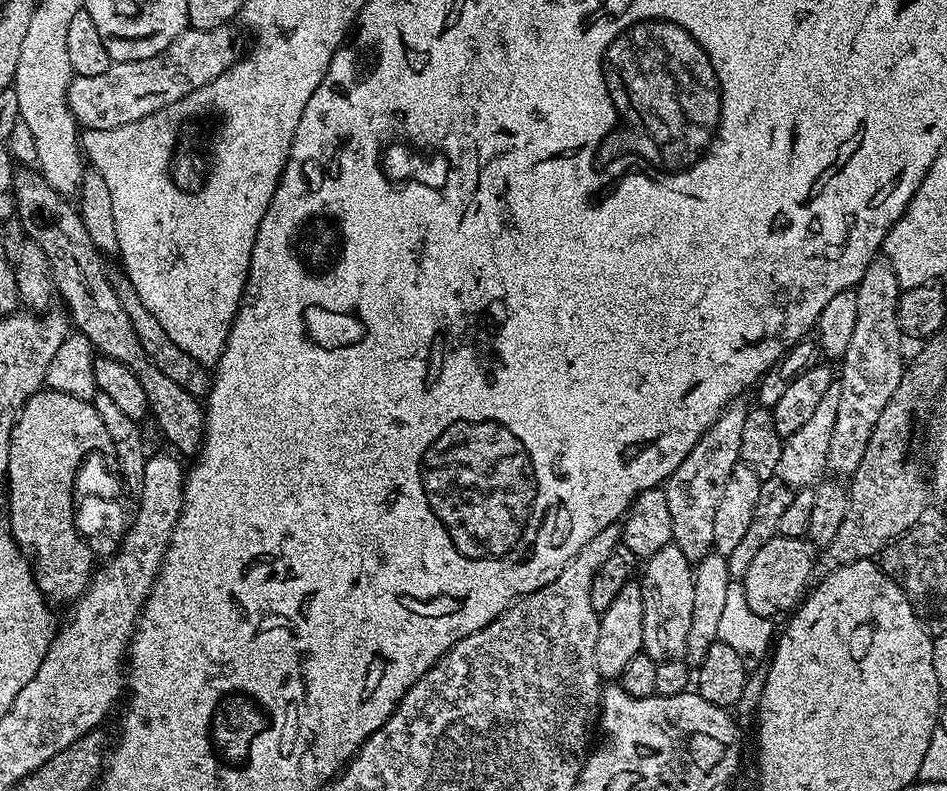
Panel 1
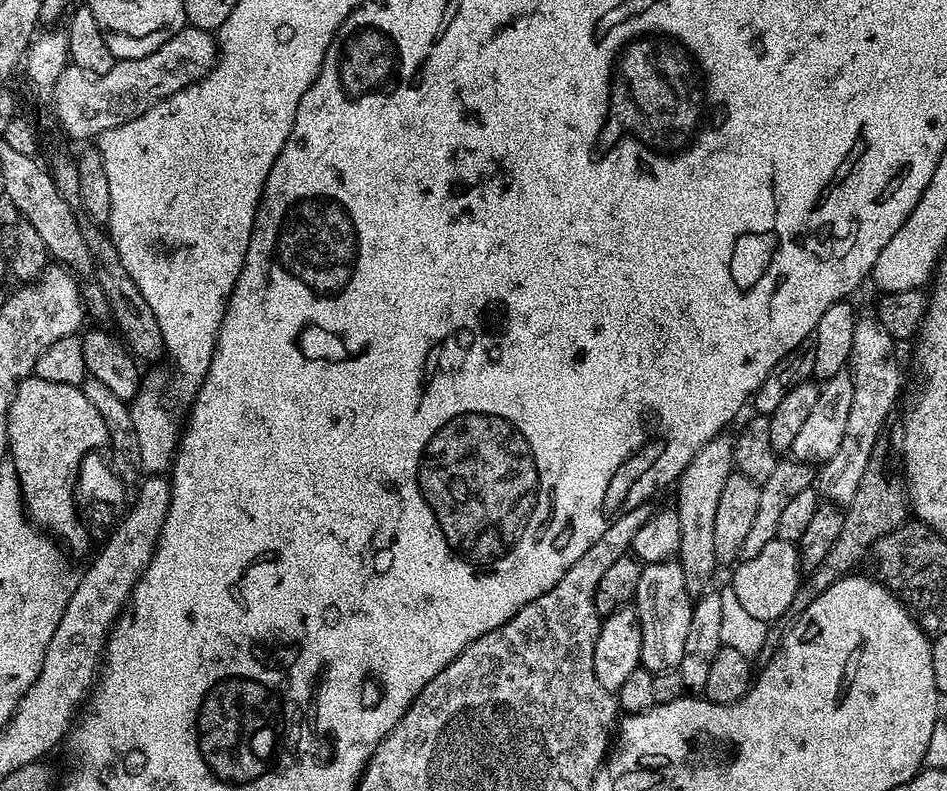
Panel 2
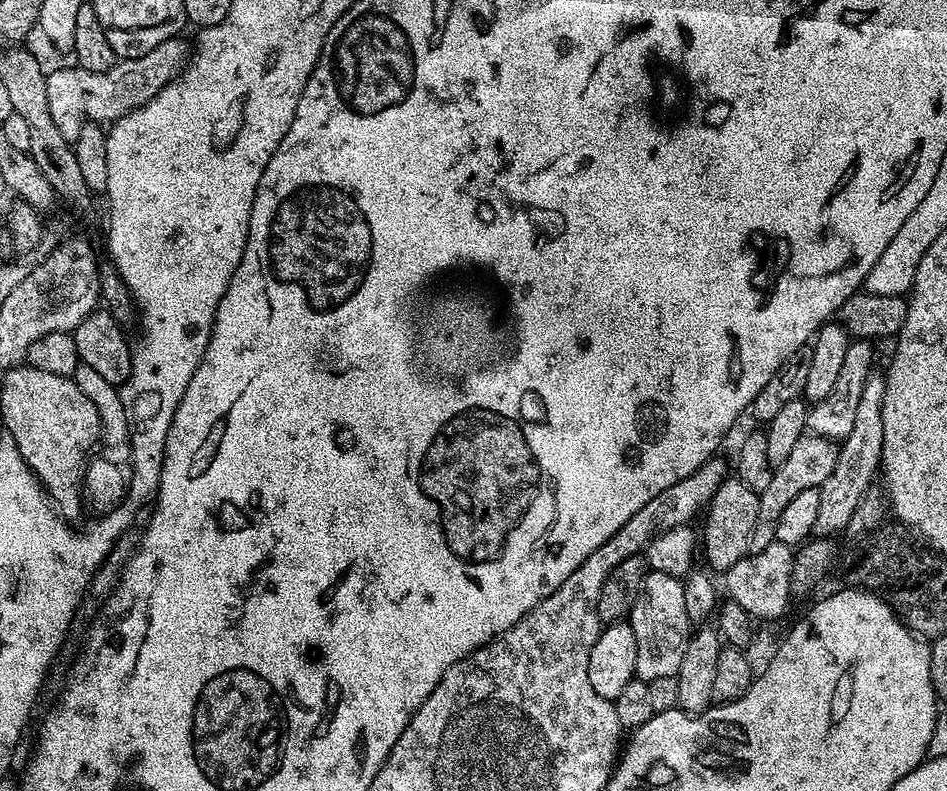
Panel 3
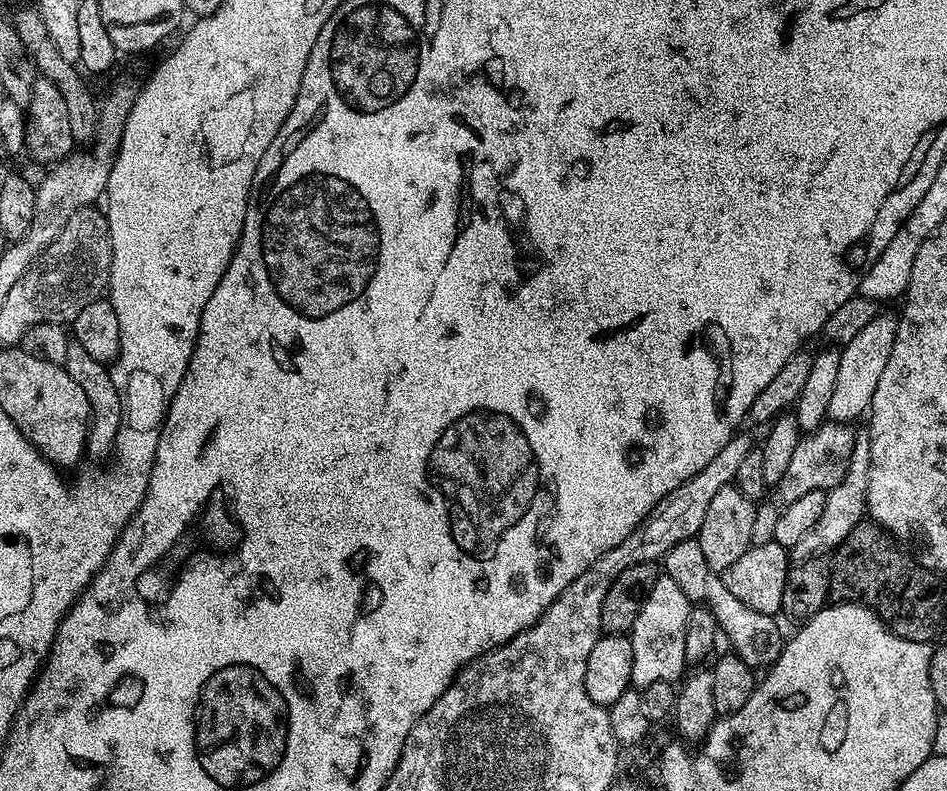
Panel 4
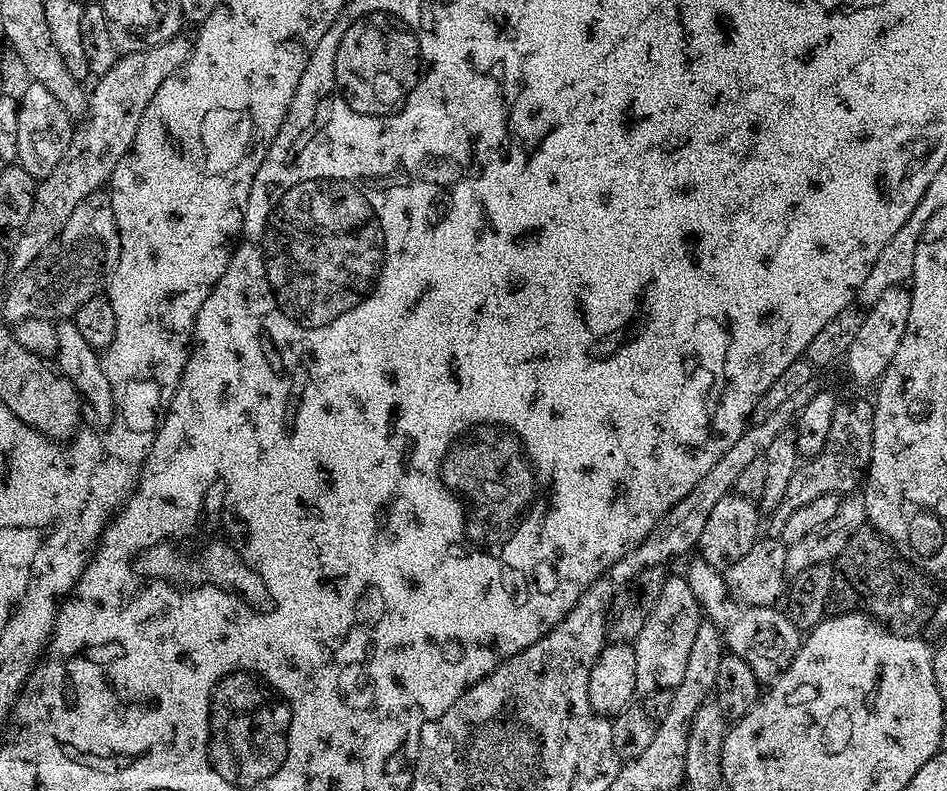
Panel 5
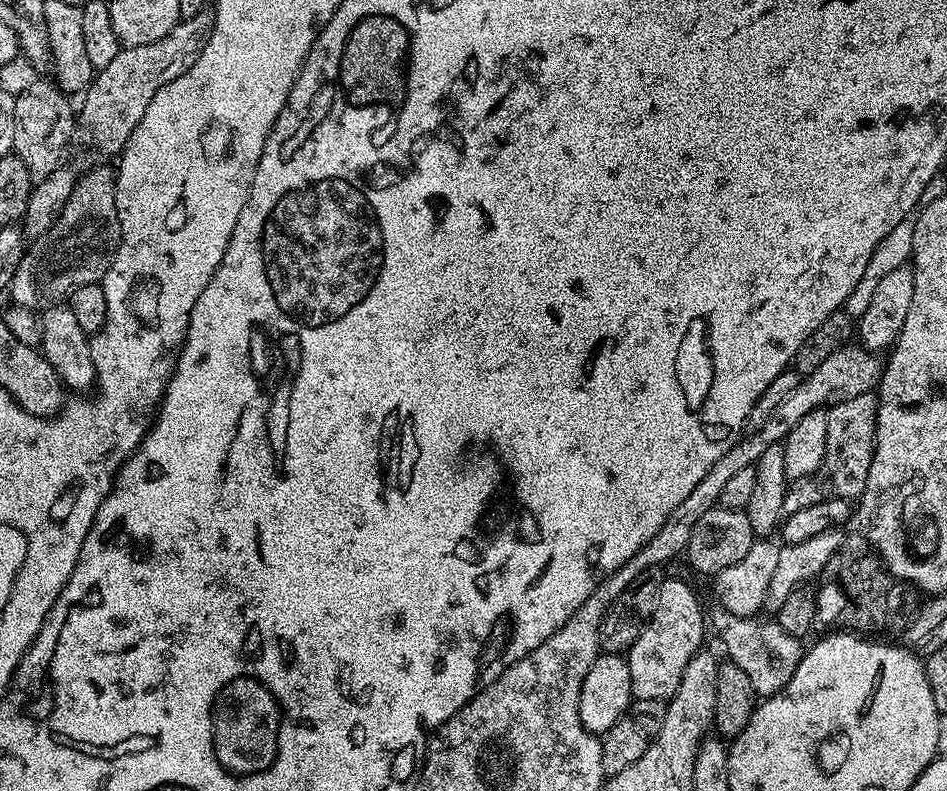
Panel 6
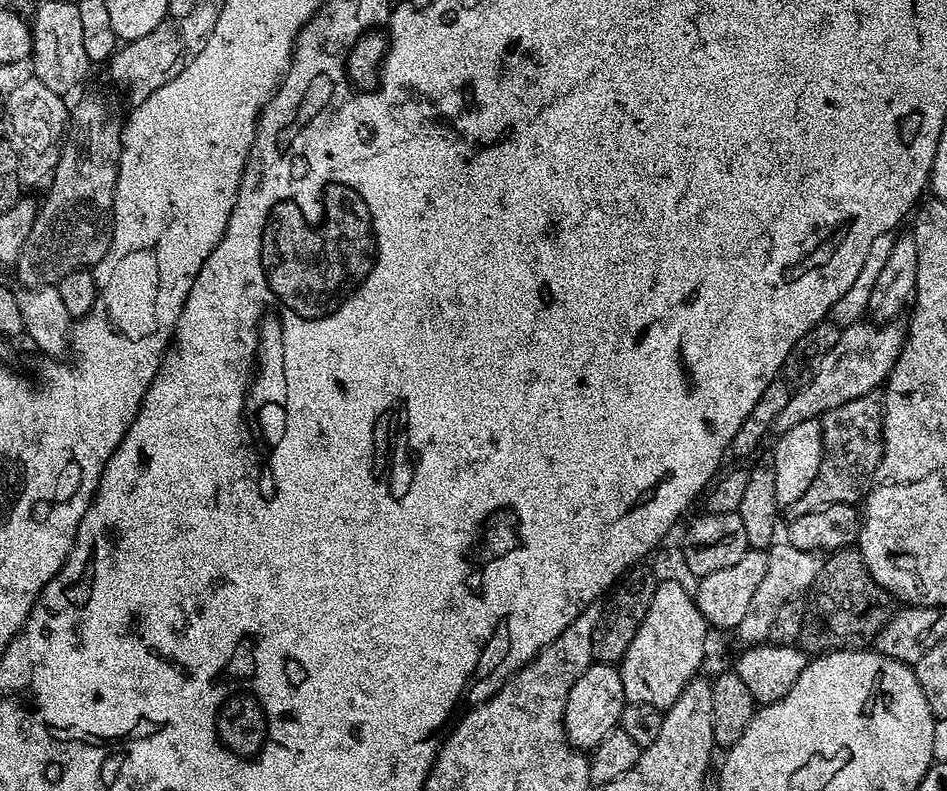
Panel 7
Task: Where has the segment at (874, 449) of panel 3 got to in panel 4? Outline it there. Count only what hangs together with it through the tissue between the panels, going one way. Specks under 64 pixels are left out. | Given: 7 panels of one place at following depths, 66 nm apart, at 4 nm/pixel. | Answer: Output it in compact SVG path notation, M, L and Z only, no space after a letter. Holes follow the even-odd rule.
M857 439L842 482L838 482L834 487L827 489L826 510L822 510L822 518L818 518L818 522L814 522L814 527L804 535L802 542L798 542L790 549L790 556L793 561L799 562L809 560L812 556L835 553L839 549L840 543L852 533L854 526L858 526L865 519L868 510L871 445L871 439Z

